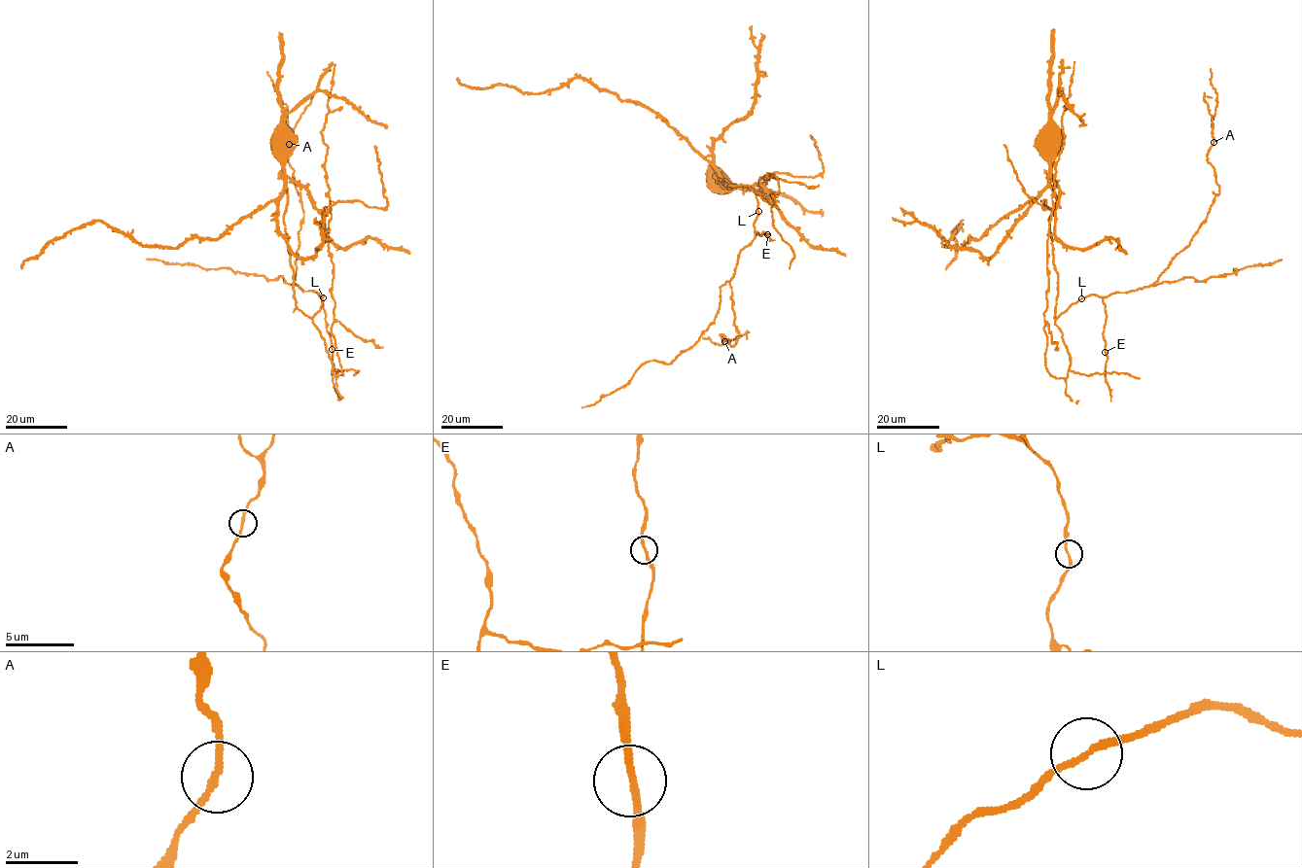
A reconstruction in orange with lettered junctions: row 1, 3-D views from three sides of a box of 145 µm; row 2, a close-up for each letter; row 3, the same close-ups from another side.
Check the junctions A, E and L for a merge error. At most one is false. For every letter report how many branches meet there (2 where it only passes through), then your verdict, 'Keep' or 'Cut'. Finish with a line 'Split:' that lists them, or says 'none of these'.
A: Branches: 2. Keep
E: Branches: 2. Keep
L: Branches: 2. Keep
Split: none of these

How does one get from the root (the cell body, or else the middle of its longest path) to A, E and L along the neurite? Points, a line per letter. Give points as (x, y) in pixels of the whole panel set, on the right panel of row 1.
A: (1058, 291), (1056, 319), (1089, 295), (1154, 283), (1189, 245), (1219, 193), (1207, 161), (1214, 142)
E: (1058, 291), (1056, 319), (1082, 297), (1097, 295), (1102, 298), (1106, 313), (1103, 332), (1106, 352)
L: (1058, 291), (1056, 319), (1081, 298)

